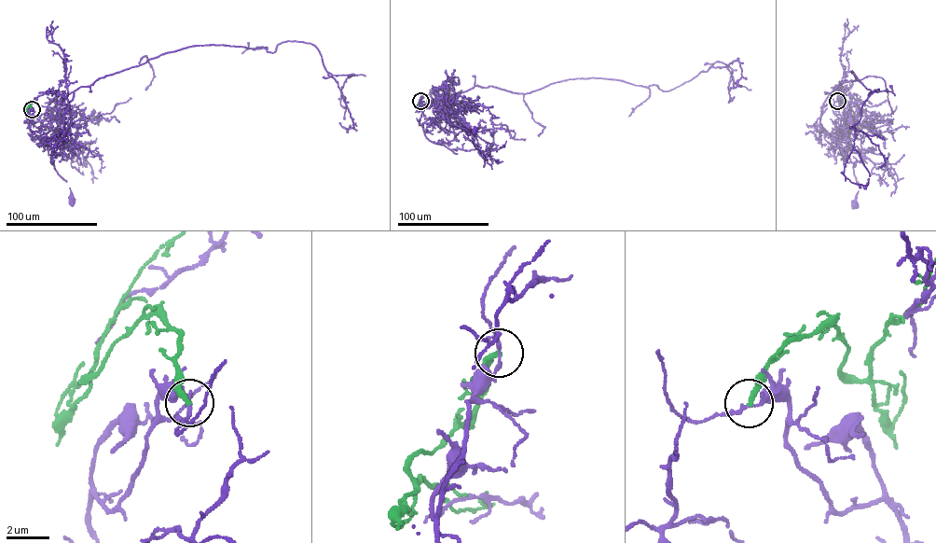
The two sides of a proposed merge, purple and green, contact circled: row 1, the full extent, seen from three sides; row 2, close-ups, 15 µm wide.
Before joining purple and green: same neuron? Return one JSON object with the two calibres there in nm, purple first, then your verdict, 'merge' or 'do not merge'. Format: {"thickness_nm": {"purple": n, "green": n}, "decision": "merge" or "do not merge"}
{"thickness_nm": {"purple": 160, "green": 280}, "decision": "do not merge"}

